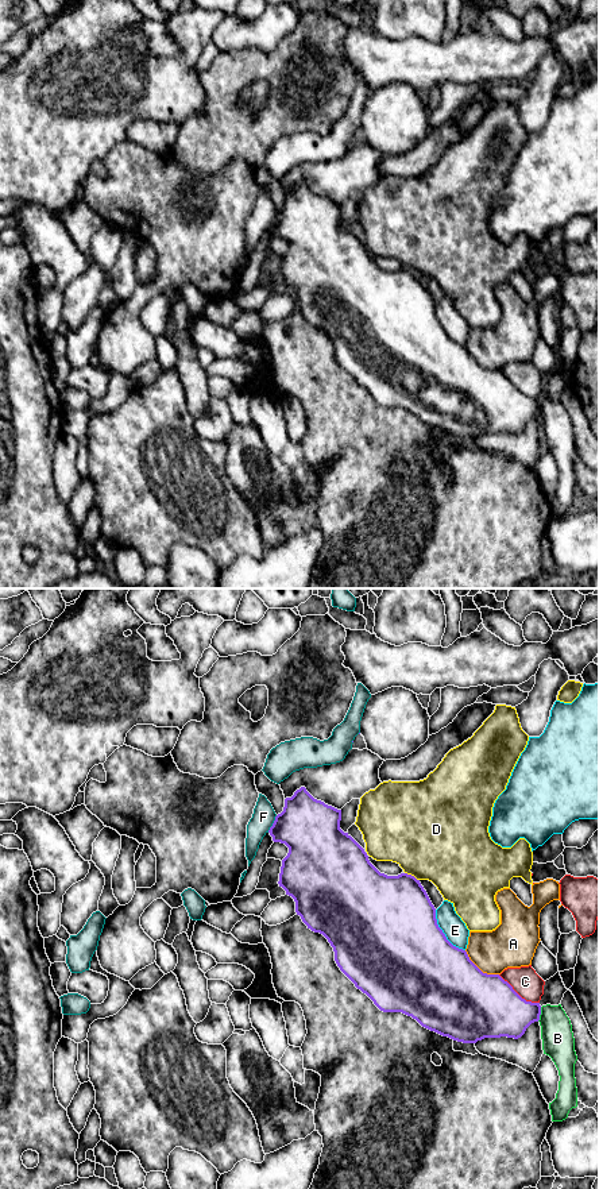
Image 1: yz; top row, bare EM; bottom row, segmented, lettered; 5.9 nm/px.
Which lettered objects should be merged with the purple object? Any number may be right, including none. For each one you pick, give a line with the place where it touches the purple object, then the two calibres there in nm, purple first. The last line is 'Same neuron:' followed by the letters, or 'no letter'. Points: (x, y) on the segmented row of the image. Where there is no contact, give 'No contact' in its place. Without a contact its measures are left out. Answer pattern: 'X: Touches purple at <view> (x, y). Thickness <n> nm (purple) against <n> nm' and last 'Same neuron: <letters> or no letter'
Same neuron: no letter

